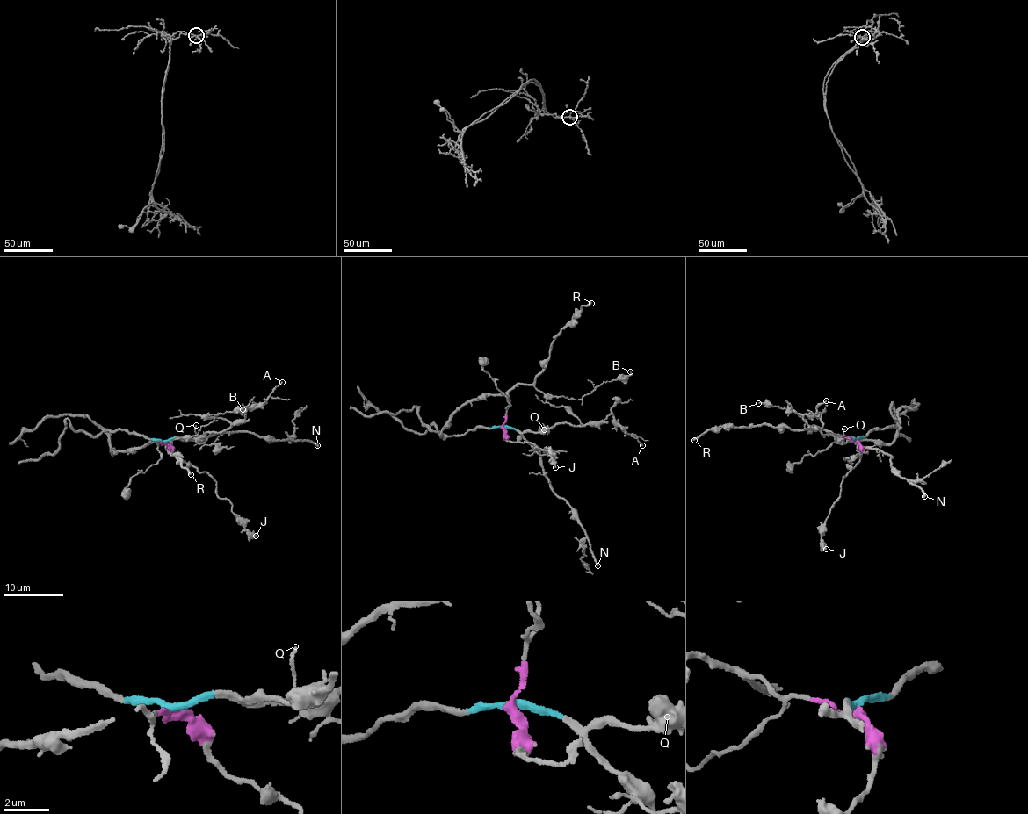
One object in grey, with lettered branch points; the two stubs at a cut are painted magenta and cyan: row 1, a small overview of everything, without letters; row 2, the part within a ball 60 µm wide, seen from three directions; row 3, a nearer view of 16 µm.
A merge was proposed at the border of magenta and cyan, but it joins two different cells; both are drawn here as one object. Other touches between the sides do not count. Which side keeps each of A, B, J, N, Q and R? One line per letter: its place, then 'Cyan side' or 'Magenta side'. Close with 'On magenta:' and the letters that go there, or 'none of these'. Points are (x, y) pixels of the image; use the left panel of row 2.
A: Place: (282, 382). Cyan side
B: Place: (242, 409). Magenta side
J: Place: (256, 536). Magenta side
N: Place: (317, 445). Cyan side
Q: Place: (196, 425). Cyan side
R: Place: (191, 474). Magenta side
On magenta: B, J, R

